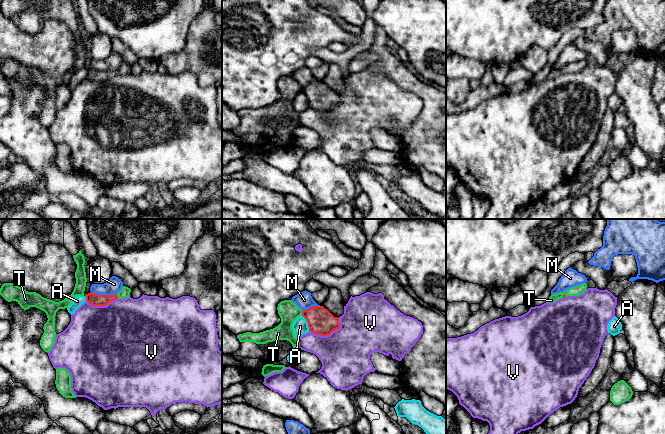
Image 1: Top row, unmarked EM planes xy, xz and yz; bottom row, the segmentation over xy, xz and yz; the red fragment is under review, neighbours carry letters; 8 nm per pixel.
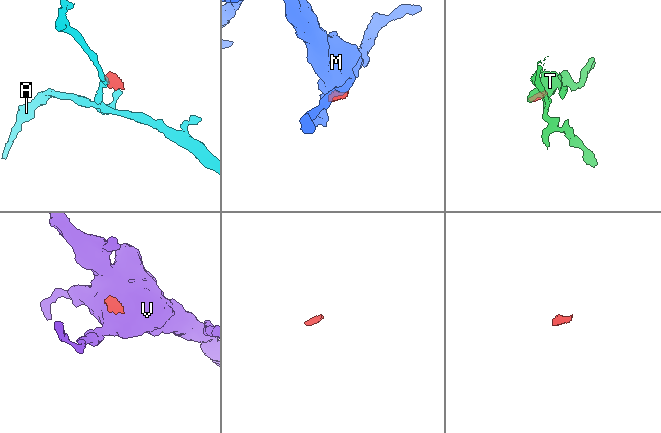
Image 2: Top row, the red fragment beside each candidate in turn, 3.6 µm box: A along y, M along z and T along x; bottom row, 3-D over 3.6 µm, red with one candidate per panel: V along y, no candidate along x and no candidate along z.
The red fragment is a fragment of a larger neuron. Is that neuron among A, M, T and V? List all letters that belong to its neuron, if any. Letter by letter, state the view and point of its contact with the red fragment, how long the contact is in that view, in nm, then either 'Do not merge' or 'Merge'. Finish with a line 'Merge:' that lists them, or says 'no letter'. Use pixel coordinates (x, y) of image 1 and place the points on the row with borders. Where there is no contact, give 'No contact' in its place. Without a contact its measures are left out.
A: Touches red at xz (307, 322). Shared border 140 nm. Do not merge
M: Touches red at xy (104, 295). Shared border 200 nm. Do not merge
T: Touches red at xy (117, 296). Shared border 40 nm. Merge
V: Touches red at xz (326, 335). Shared border 260 nm. Do not merge
Merge: T

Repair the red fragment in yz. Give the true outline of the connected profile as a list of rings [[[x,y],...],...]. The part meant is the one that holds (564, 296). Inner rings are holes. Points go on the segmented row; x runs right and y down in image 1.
[[[583,283],[581,285],[571,287],[571,288],[565,290],[564,292],[552,294],[549,297],[547,302],[554,303],[554,302],[558,301],[559,299],[566,298],[568,296],[579,296],[579,295],[583,294],[586,290],[587,290],[587,283]]]

